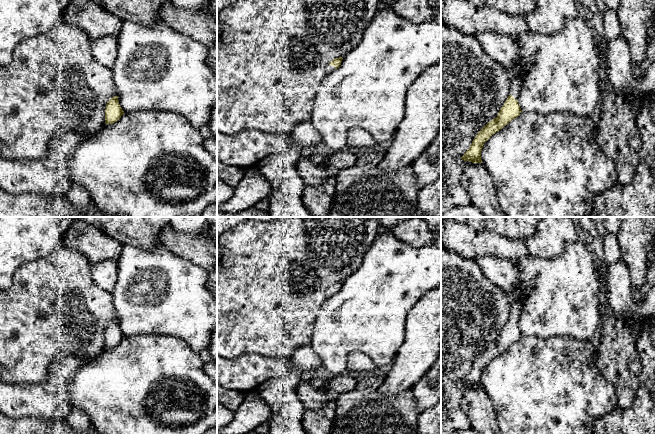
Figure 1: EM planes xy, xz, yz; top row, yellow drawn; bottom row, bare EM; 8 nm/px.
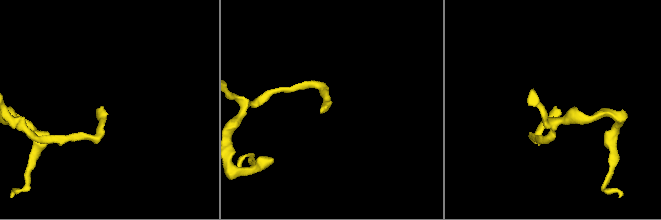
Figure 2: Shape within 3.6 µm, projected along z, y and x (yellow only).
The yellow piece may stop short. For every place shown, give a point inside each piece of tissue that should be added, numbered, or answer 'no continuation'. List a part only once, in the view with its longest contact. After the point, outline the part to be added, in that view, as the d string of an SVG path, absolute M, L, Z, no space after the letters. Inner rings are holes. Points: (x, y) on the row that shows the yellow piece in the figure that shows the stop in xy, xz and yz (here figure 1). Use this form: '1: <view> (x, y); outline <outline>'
1: yz (516, 82); outline M526 63L521 71L518 71L512 76L509 95L512 95L516 100L518 100L519 93L522 87L522 78L524 75L532 68L531 63Z

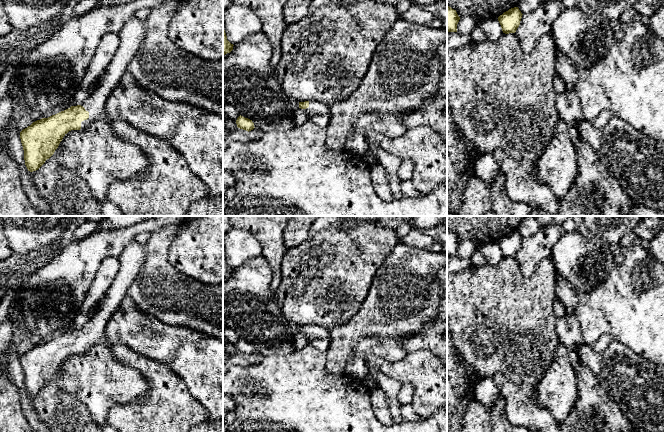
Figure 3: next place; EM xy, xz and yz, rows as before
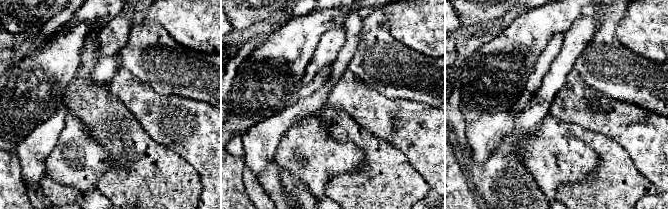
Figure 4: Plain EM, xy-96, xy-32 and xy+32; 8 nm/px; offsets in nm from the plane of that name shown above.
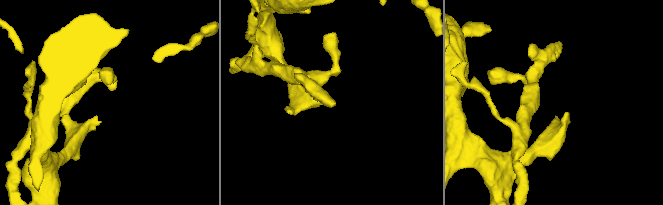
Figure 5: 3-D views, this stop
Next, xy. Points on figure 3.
1: xy (132, 34); outline M129 19L120 31L120 44L111 62L100 76L96 89L81 104L89 112L89 118L81 122L81 128L86 128L90 123L104 117L107 99L127 71L144 37L144 20Z

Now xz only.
1: xz (318, 113); outline M309 101L309 107L305 109L307 120L326 129L330 119L330 105L318 101Z

